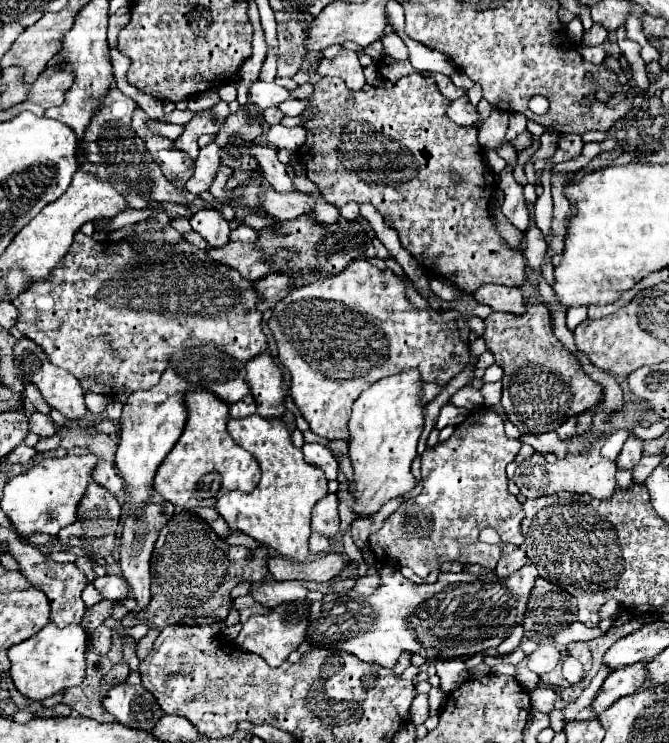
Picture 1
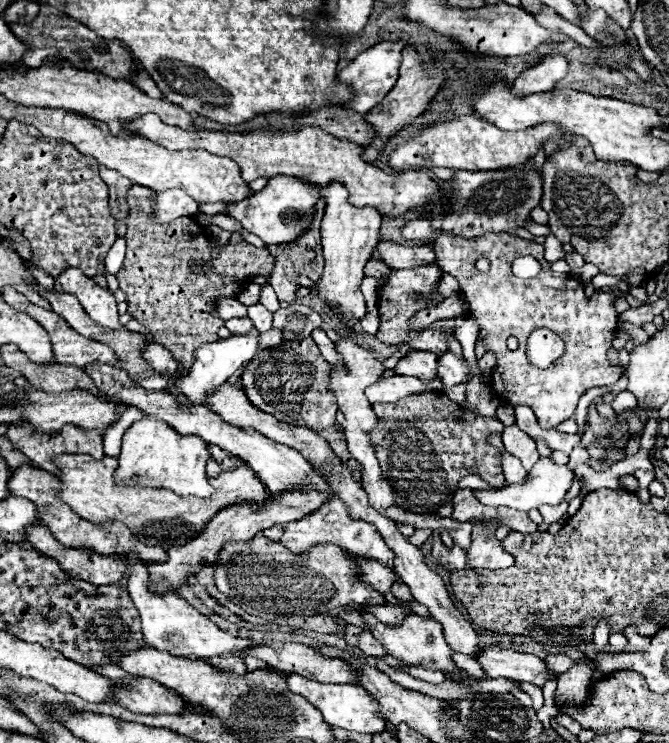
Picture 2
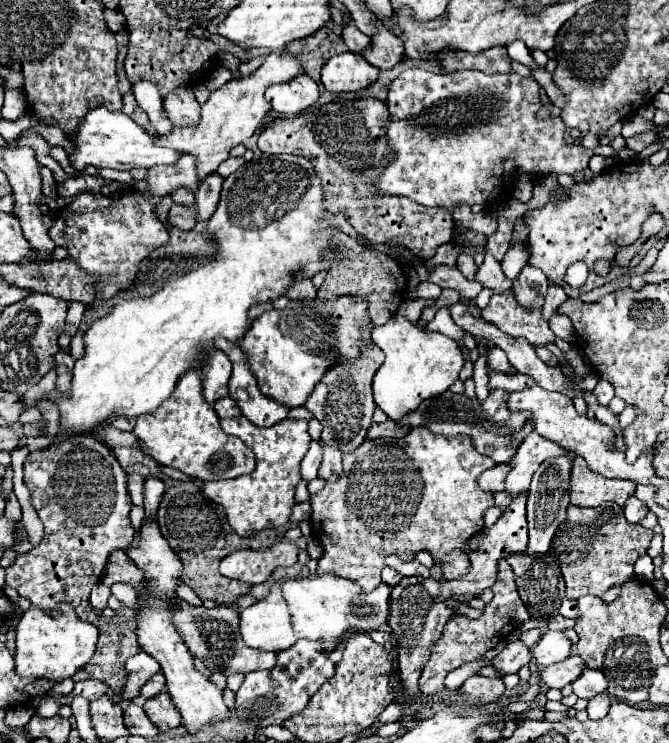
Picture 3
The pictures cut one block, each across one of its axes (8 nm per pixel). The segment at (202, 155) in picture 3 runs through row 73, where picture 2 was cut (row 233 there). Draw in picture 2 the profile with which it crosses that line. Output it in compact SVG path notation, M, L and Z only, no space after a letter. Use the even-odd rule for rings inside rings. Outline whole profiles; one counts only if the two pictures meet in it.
M270 178L266 188L256 192L252 198L244 202L234 202L228 204L228 216L236 218L248 232L260 236L268 246L274 244L284 244L284 242L294 242L304 230L304 216L318 206L322 200L322 188L314 184L306 184L300 178Z

